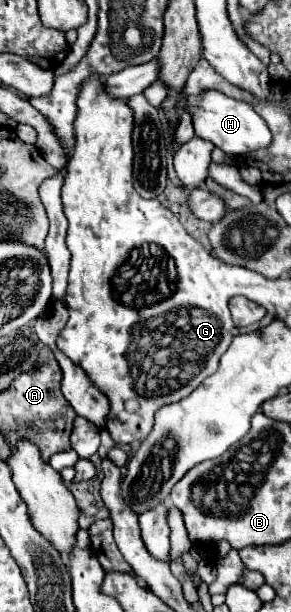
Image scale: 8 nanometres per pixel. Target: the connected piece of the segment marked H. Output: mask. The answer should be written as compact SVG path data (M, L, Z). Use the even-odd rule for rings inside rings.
M203 90L197 96L189 96L185 110L193 118L195 134L203 140L213 142L227 154L245 154L257 148L267 148L271 144L271 130L265 120L253 110L253 106L241 100L233 100L219 90Z

